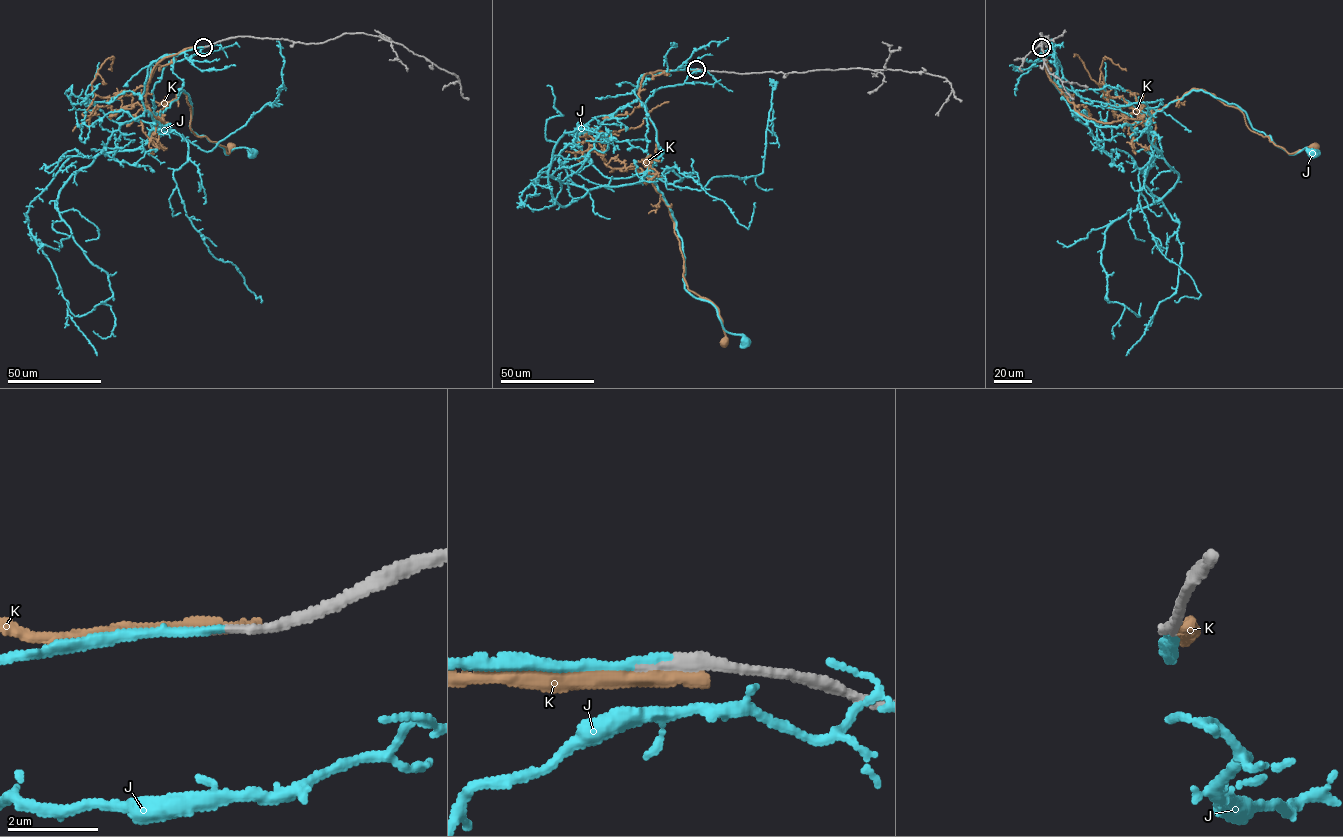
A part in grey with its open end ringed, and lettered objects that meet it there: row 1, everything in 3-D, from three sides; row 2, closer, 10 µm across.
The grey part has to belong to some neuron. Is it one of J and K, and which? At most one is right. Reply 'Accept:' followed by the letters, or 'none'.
Accept: J

